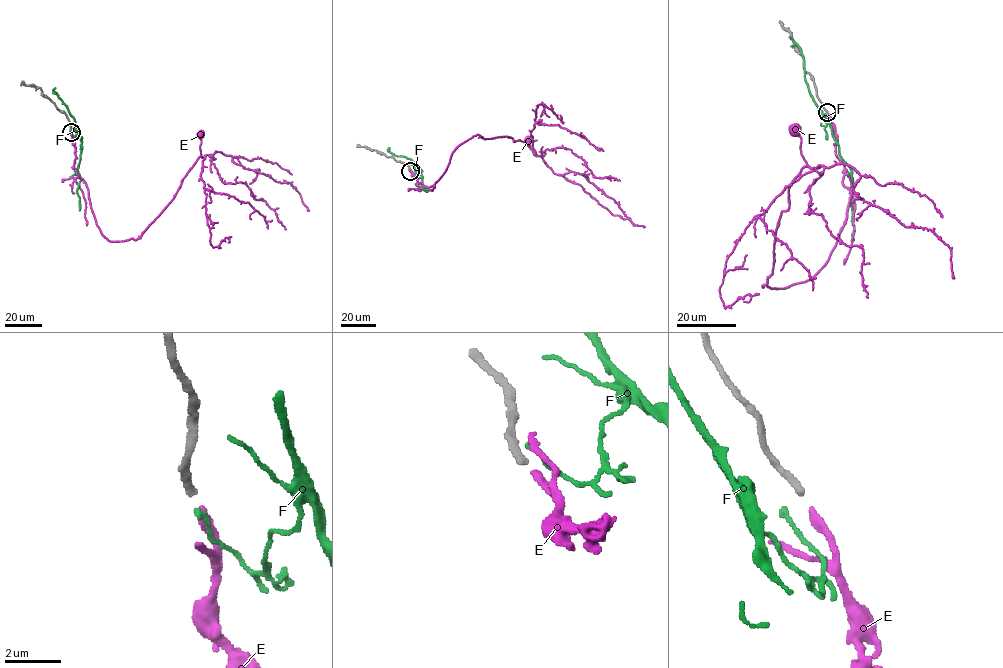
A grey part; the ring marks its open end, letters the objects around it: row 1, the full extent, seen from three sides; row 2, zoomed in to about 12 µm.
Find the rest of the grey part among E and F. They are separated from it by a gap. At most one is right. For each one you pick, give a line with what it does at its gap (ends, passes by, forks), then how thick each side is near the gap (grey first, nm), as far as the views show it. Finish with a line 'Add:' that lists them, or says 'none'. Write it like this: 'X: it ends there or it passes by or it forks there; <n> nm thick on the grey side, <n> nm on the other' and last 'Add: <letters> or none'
E: it ends there; 280 nm thick on the grey side, 280 nm on the other
Add: E

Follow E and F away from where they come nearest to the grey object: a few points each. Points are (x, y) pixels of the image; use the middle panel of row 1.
E: (410, 171), (417, 184), (429, 187), (441, 177), (452, 152), (474, 135), (506, 136), (531, 148), (527, 138)
F: (410, 170), (414, 172), (417, 167), (420, 170), (421, 187), (427, 192)

